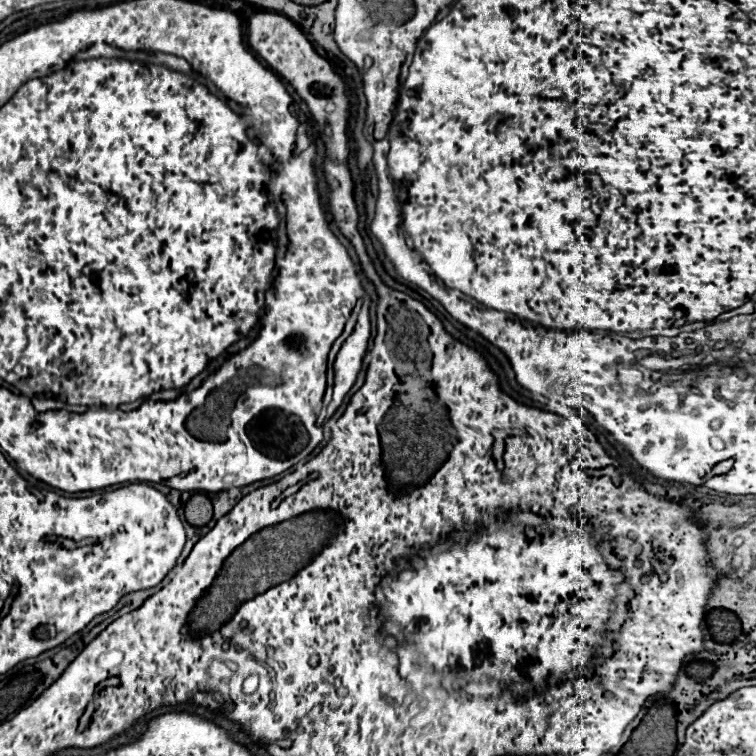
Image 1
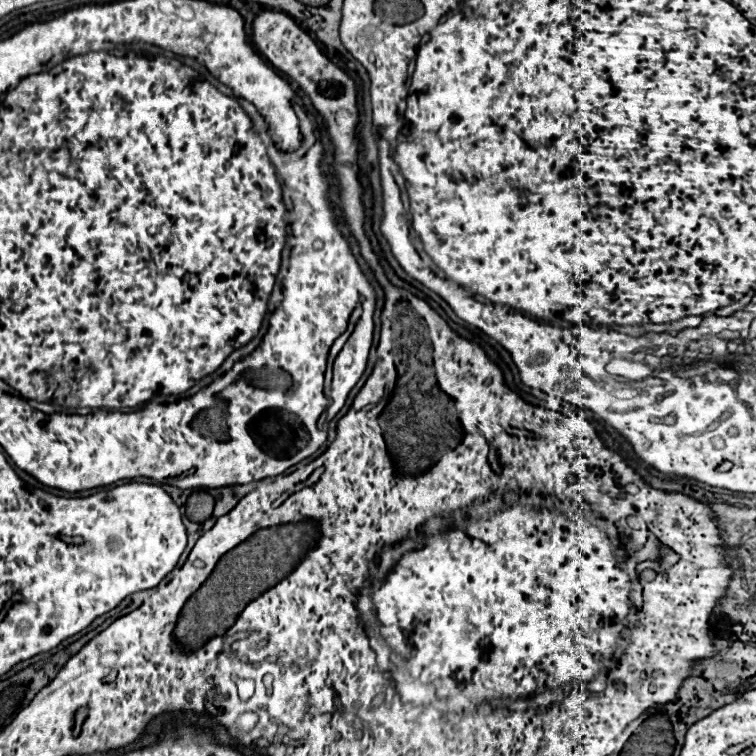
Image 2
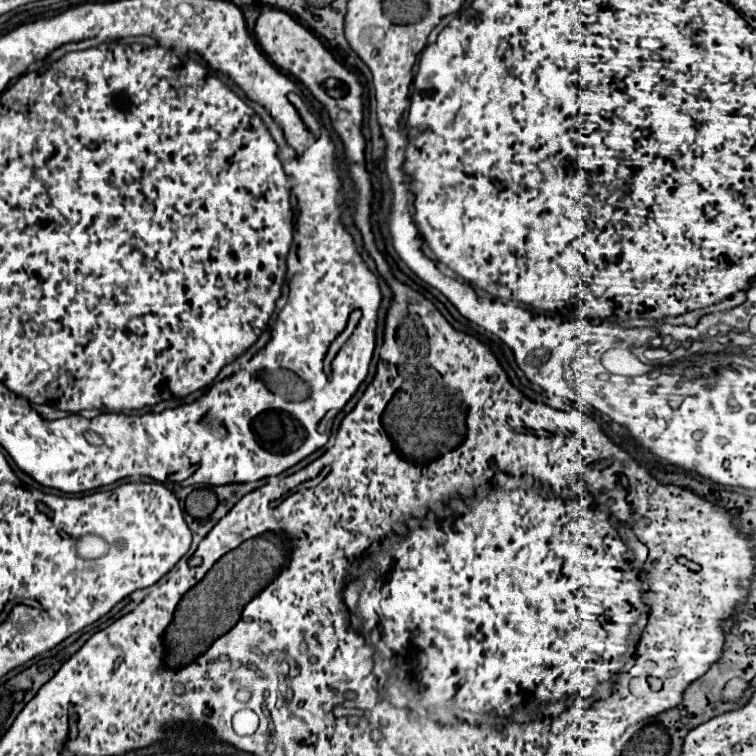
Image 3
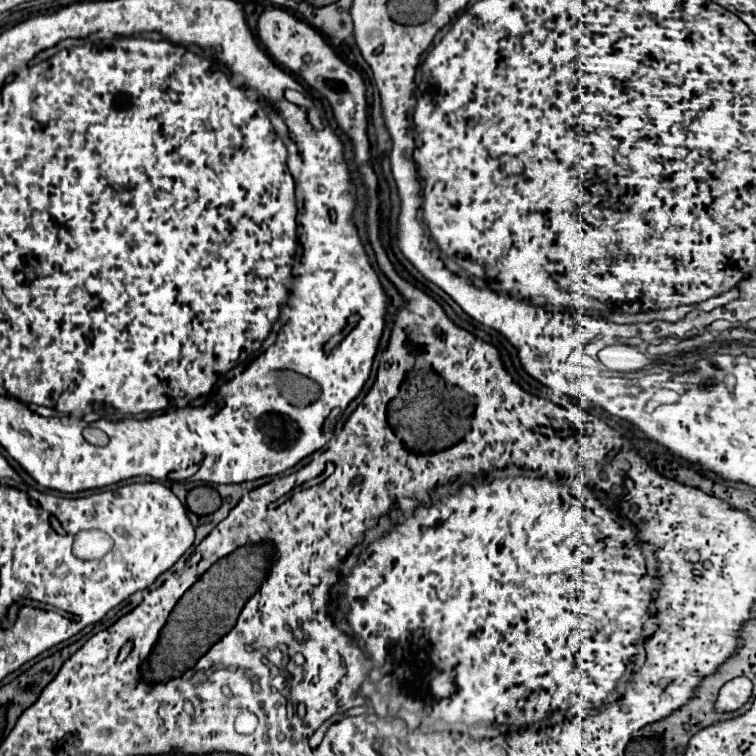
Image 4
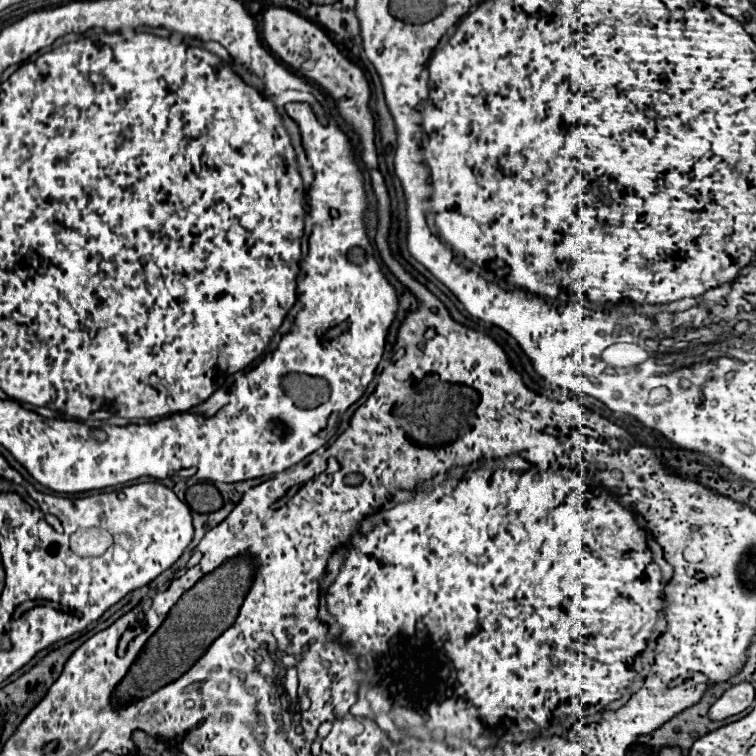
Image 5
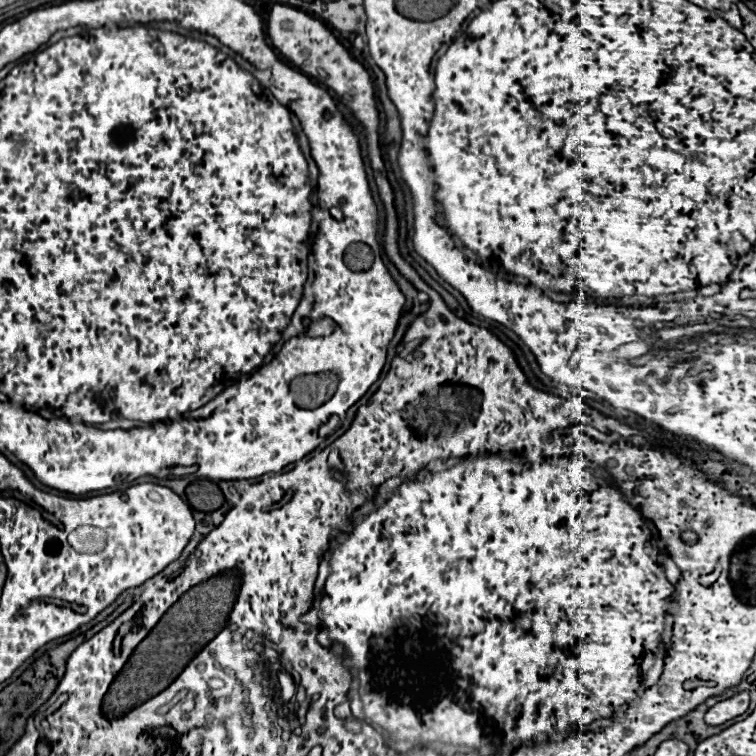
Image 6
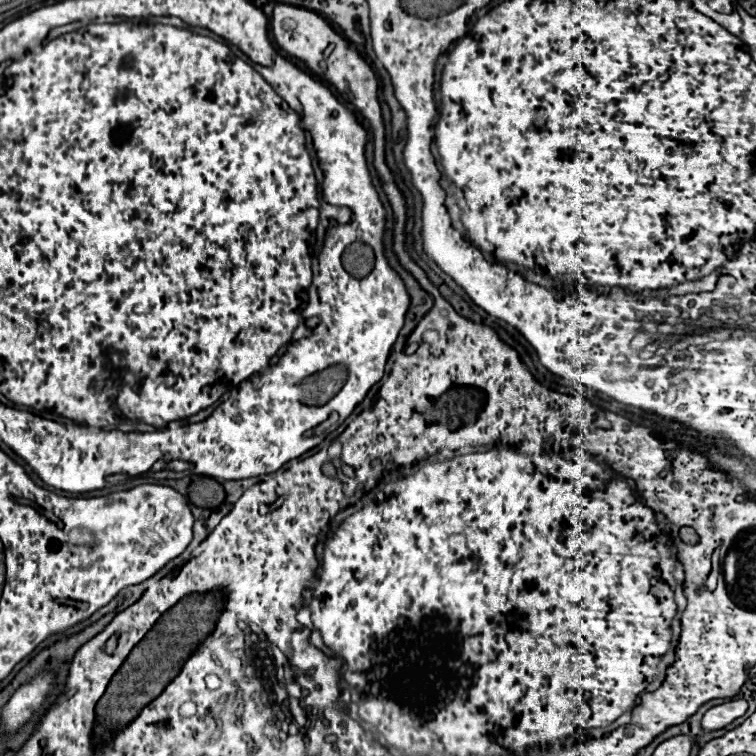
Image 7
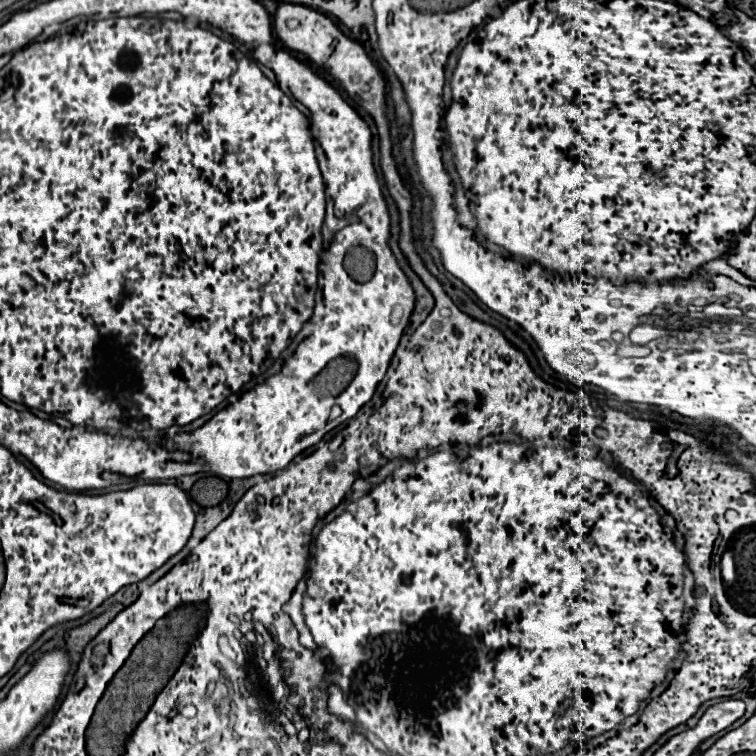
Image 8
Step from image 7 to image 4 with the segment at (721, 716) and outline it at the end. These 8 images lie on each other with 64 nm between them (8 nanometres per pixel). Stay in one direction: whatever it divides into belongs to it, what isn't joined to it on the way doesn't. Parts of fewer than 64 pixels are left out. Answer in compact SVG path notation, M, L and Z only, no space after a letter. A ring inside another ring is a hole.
M744 676L734 678L722 686L720 696L716 700L716 710L718 712L738 710L740 706L744 706L748 702L750 694L752 694L752 682Z

